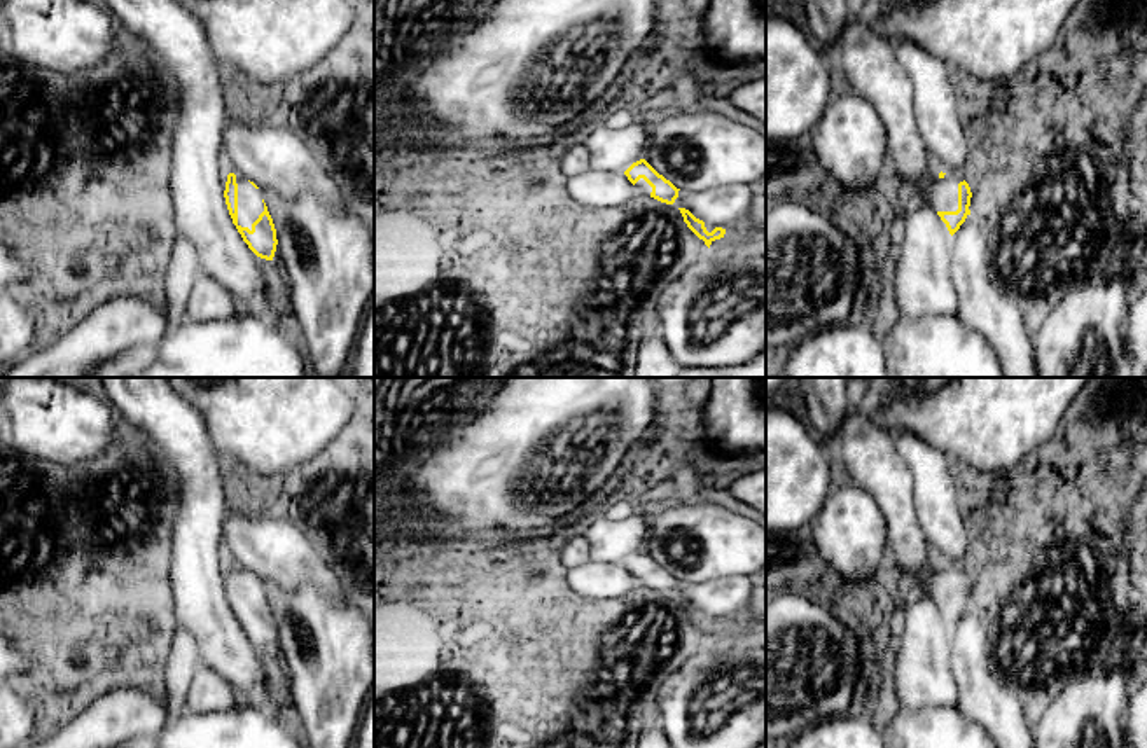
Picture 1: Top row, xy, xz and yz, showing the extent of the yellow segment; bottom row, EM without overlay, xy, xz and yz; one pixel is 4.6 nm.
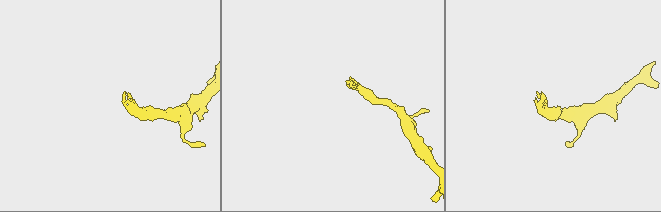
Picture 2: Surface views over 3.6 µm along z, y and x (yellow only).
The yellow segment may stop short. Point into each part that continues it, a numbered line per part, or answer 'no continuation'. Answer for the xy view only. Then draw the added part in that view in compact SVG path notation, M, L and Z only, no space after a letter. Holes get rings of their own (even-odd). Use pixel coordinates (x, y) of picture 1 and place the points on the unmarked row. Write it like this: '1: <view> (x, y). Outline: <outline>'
1: xy (250, 596). Outline: M236 566L236 575L238 575L238 617L248 619L252 622L252 615L264 603L261 580L255 580L247 570L240 566Z

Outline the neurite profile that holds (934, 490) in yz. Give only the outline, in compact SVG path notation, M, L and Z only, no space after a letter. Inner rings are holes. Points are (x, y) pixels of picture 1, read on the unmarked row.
M911 432L892 435L913 479L913 502L923 535L942 564L963 566L969 530L958 507L955 463Z

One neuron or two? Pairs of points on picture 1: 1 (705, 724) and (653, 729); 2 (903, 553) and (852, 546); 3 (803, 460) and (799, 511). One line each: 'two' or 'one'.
1: two
2: two
3: one

